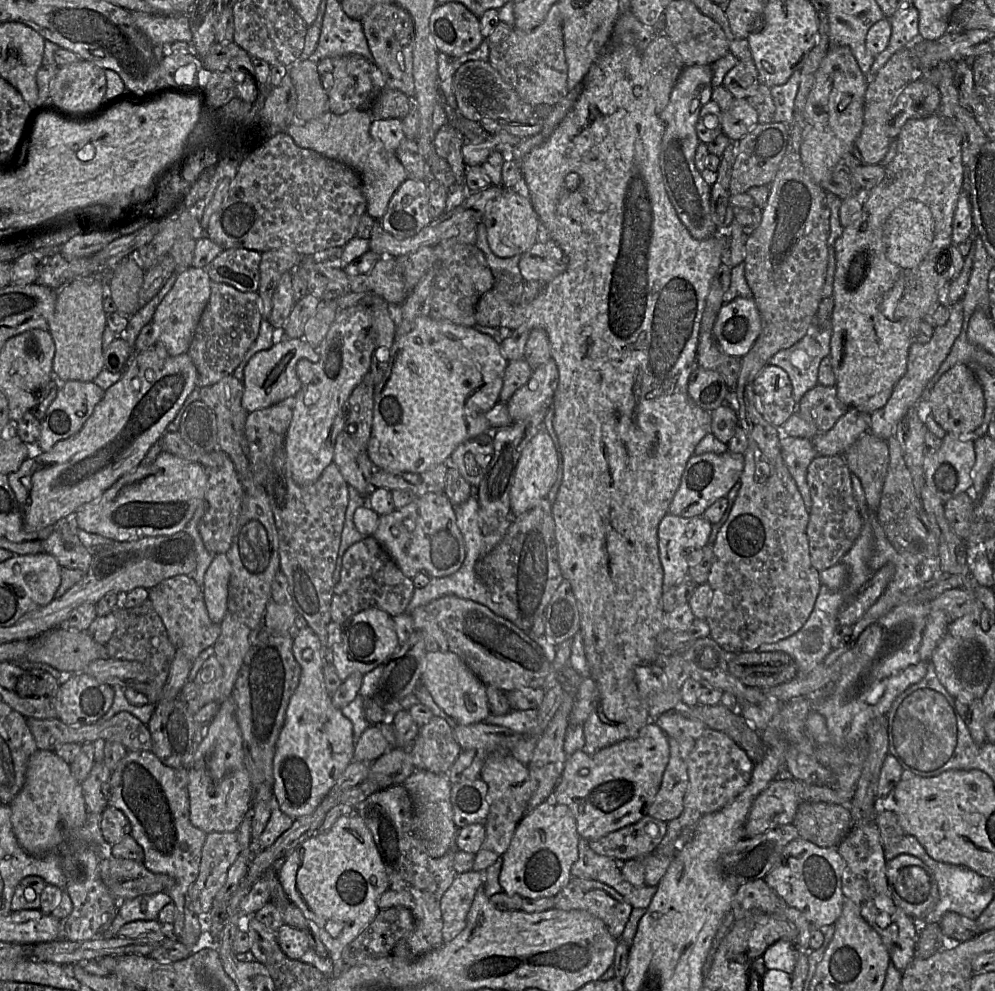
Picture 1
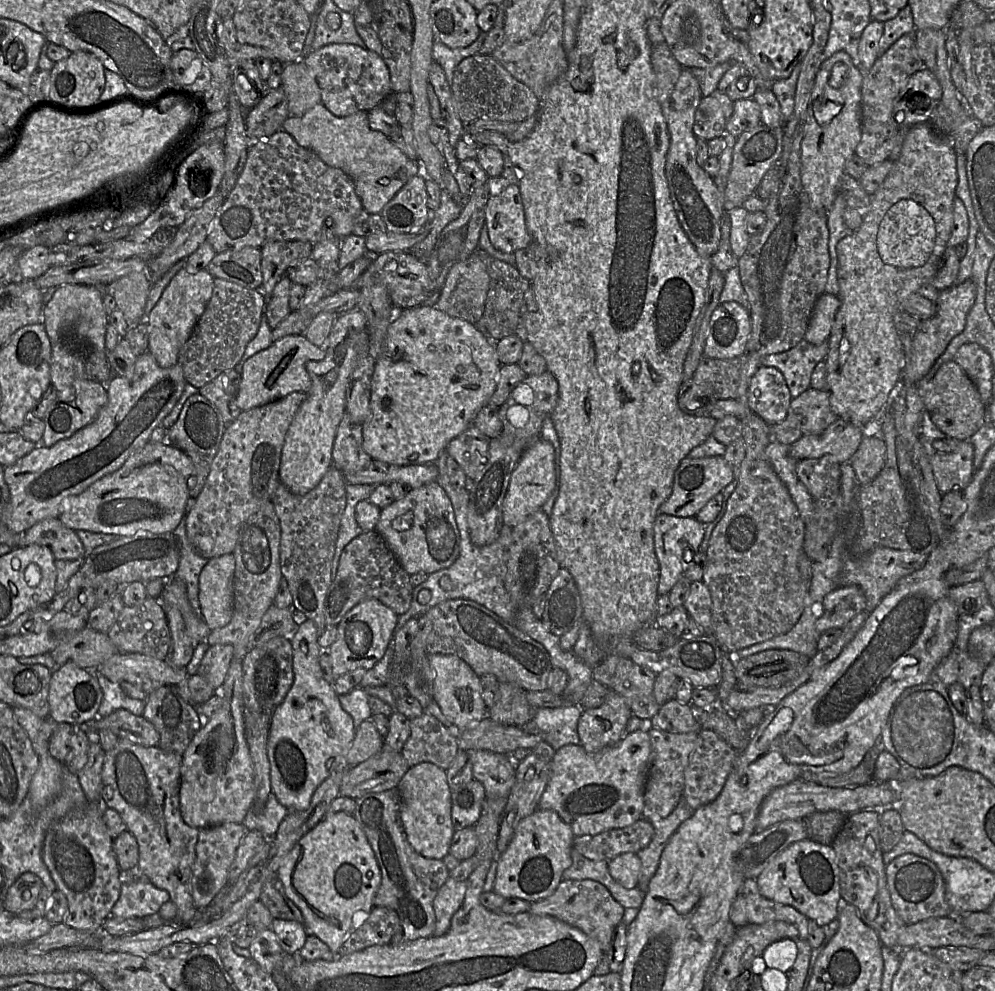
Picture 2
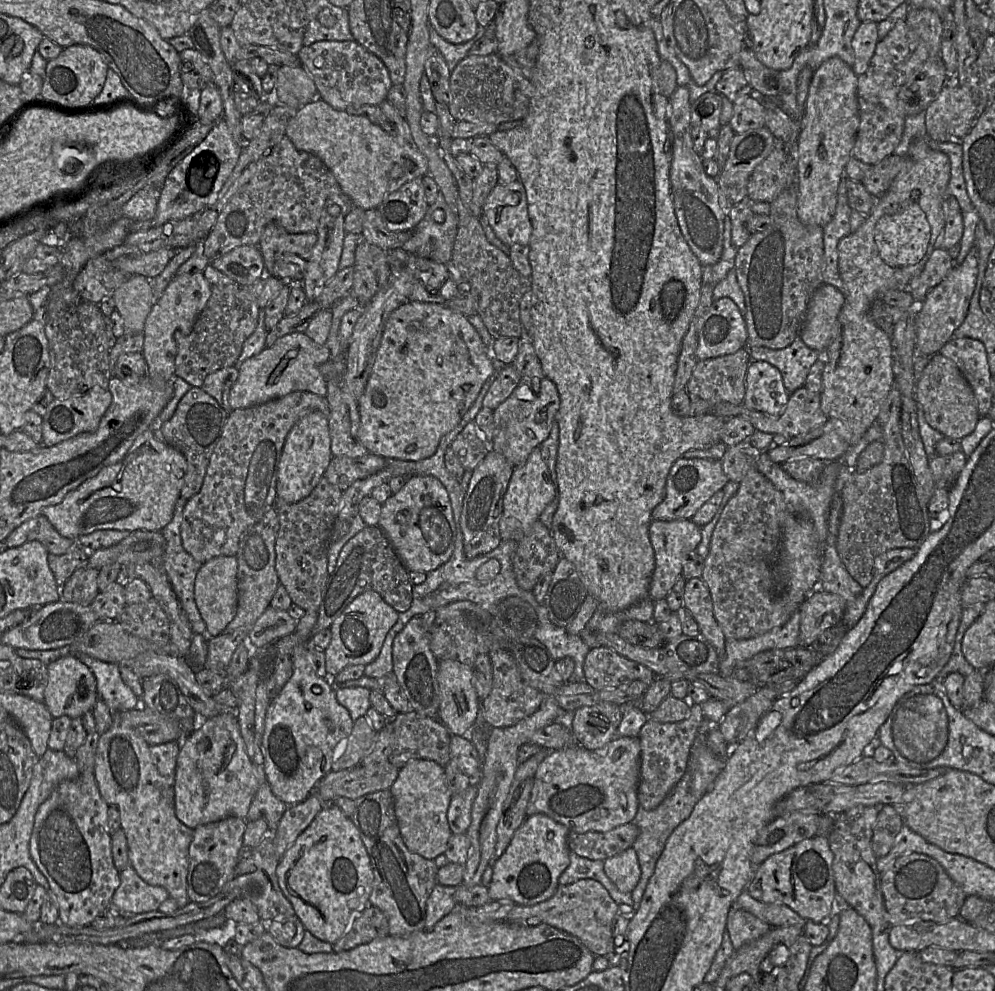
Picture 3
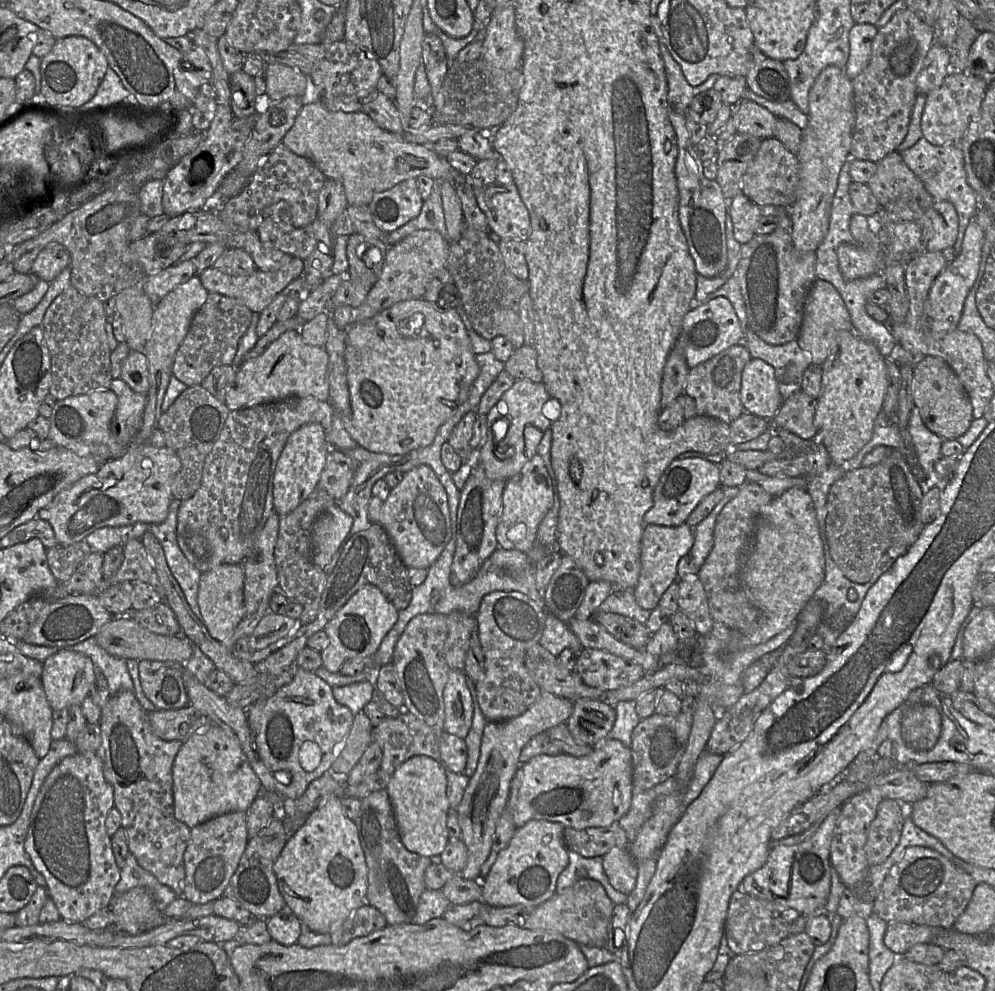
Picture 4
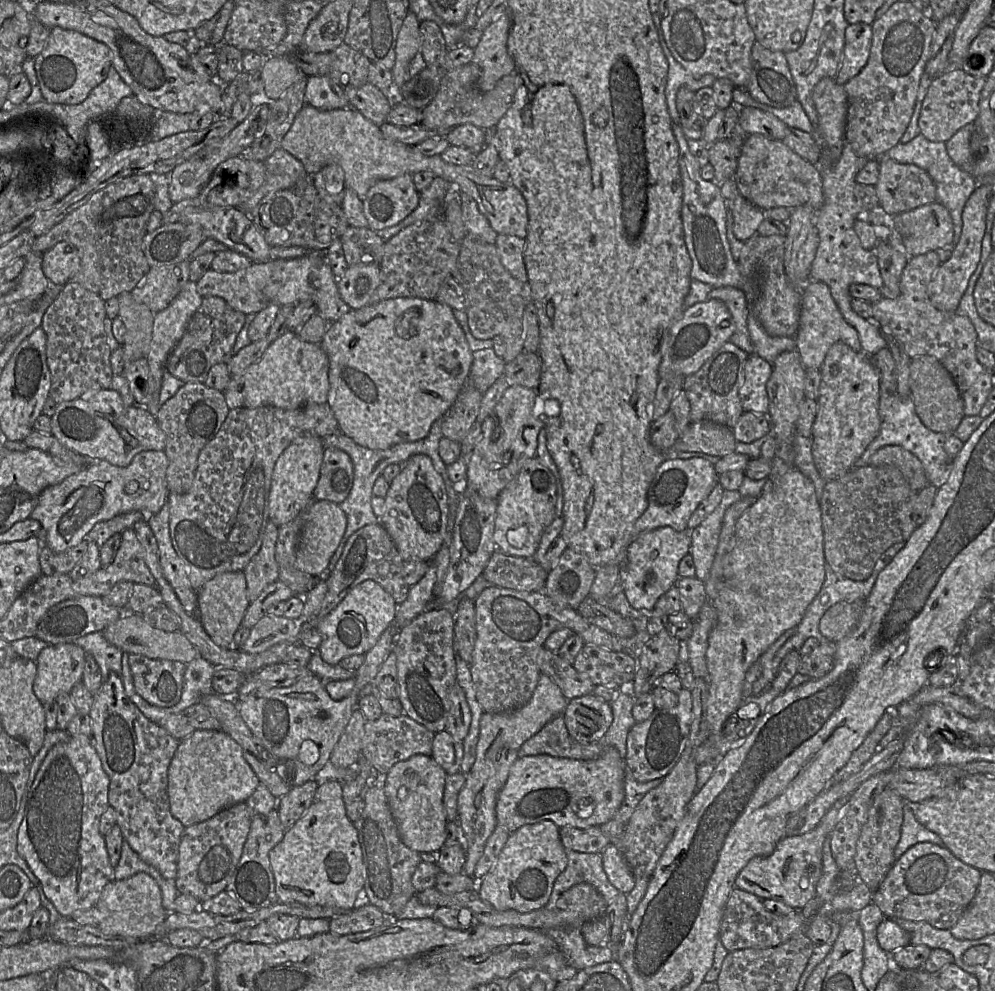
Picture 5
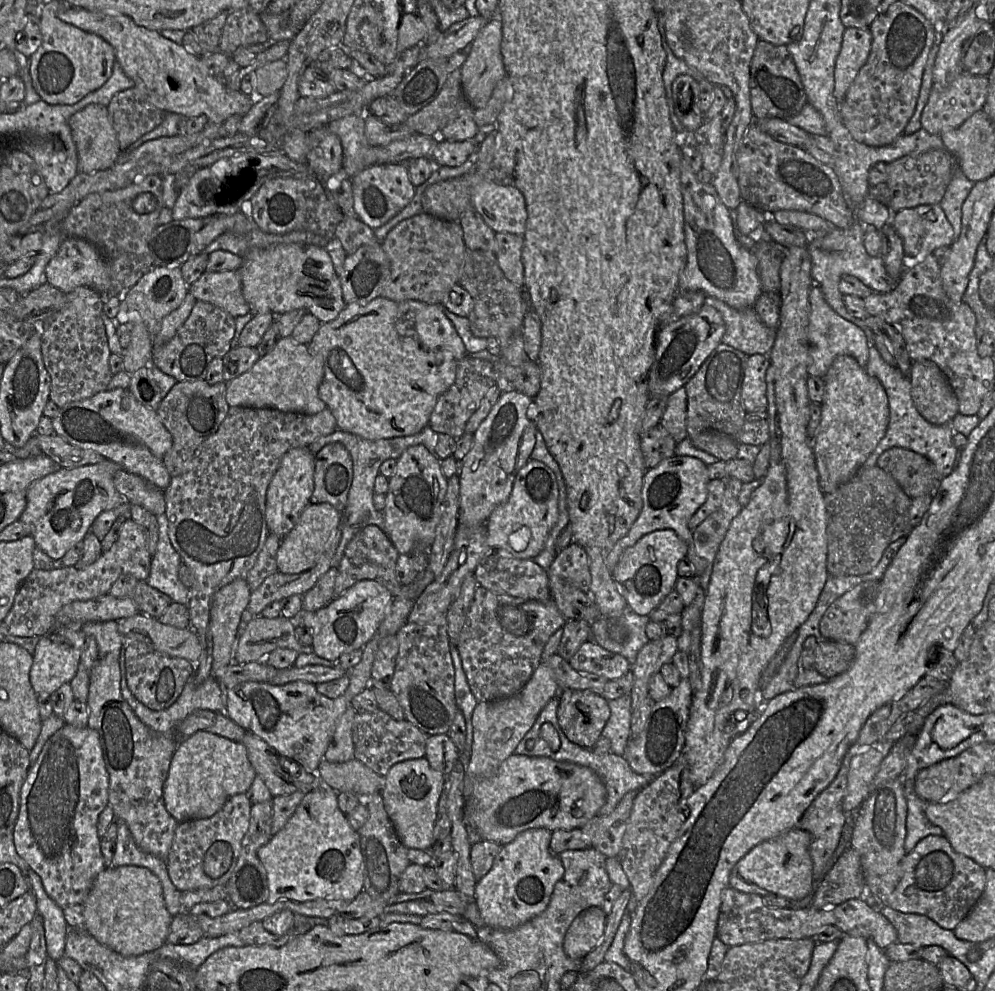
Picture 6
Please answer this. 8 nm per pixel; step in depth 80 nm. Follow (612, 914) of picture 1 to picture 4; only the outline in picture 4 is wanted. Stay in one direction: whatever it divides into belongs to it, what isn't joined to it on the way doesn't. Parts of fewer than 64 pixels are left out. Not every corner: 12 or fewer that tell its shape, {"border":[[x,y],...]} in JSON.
{"border":[[596,880],[537,906],[488,905],[485,924],[605,947],[615,903]]}

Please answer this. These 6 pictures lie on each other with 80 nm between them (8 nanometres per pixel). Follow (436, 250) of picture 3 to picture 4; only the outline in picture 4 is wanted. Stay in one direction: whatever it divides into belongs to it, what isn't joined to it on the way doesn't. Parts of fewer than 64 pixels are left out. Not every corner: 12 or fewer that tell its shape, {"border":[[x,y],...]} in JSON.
{"border":[[435,181],[420,214],[387,233],[394,245],[419,230],[448,240],[440,183]]}

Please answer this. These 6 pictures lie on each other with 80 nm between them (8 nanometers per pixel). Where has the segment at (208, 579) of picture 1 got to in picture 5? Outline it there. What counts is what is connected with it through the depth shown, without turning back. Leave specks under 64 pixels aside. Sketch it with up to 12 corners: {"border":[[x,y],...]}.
{"border":[[244,570],[225,572],[198,593],[198,618],[220,647],[250,605]]}

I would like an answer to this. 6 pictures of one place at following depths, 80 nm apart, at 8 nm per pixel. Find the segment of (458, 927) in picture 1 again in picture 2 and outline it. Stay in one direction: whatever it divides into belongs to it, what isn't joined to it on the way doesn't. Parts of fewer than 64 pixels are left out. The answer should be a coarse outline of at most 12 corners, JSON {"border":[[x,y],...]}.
{"border":[[449,877],[433,900],[435,936],[450,928],[467,881]]}

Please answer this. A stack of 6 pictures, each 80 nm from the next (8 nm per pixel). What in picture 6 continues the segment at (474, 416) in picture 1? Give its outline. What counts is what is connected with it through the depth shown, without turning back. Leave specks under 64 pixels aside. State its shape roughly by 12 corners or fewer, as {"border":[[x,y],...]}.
{"border":[[346,304],[307,345],[368,440],[425,428],[468,353],[442,304]]}

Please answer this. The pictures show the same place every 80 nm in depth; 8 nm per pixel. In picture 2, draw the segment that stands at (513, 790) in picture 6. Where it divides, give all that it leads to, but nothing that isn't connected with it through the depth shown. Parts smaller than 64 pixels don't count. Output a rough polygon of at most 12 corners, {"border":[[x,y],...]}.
{"border":[[647,729],[555,751],[538,808],[575,836],[643,818]]}

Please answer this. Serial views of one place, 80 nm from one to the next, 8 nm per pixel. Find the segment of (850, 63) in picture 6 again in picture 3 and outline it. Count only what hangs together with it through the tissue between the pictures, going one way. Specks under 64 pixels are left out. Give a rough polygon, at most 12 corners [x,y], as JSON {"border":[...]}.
{"border":[[862,22],[852,39],[859,76],[866,72],[878,43],[876,22]]}

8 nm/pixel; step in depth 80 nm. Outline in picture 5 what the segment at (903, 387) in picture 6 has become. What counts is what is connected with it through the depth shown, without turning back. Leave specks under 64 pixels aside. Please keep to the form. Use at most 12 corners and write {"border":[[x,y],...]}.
{"border":[[886,390],[879,434],[855,462],[898,445],[918,457],[930,485],[952,470],[948,435],[923,424],[911,396]]}

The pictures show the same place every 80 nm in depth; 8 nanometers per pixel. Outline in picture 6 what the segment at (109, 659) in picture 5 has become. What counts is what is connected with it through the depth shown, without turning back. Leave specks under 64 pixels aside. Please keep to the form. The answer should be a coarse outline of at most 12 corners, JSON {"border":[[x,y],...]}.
{"border":[[118,621],[89,622],[81,630],[96,639],[99,658],[119,661],[124,638]]}

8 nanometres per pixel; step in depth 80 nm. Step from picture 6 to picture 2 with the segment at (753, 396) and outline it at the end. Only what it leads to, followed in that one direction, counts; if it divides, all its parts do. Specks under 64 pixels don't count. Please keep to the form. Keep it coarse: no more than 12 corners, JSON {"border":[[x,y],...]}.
{"border":[[761,365],[749,385],[749,408],[768,424],[787,417],[782,372]]}

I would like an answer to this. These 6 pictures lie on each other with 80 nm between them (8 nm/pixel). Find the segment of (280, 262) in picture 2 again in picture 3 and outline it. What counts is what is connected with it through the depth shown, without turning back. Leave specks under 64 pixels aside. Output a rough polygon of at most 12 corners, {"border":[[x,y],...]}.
{"border":[[268,223],[259,243],[265,274],[285,254],[309,259],[315,232]]}

